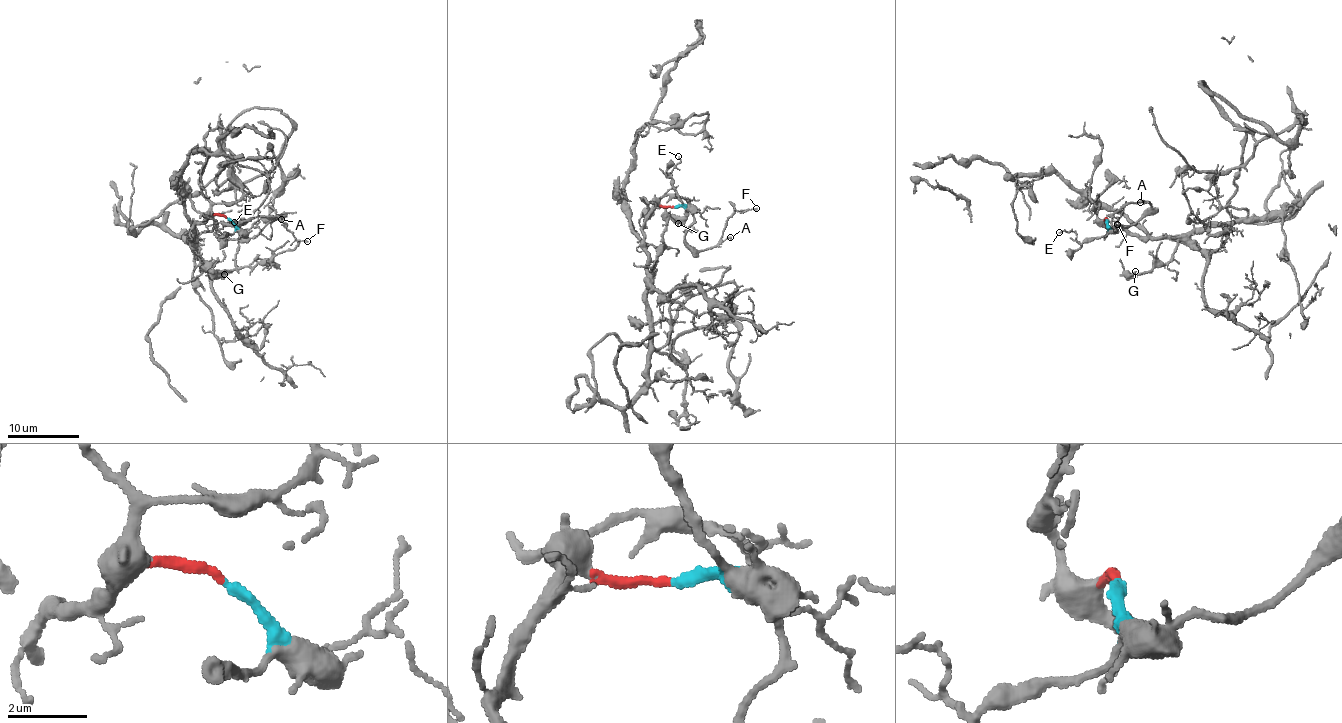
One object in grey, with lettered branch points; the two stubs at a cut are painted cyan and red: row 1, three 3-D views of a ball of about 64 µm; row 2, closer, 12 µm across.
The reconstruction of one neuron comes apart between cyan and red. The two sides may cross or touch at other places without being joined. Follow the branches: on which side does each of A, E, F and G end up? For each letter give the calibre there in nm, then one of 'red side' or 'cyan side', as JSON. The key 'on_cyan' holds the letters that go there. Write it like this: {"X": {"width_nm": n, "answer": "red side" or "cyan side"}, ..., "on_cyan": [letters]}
{"A": {"width_nm": 150, "answer": "cyan side"}, "E": {"width_nm": 110, "answer": "cyan side"}, "F": {"width_nm": 120, "answer": "cyan side"}, "G": {"width_nm": 170, "answer": "red side"}, "on_cyan": ["A", "E", "F"]}

